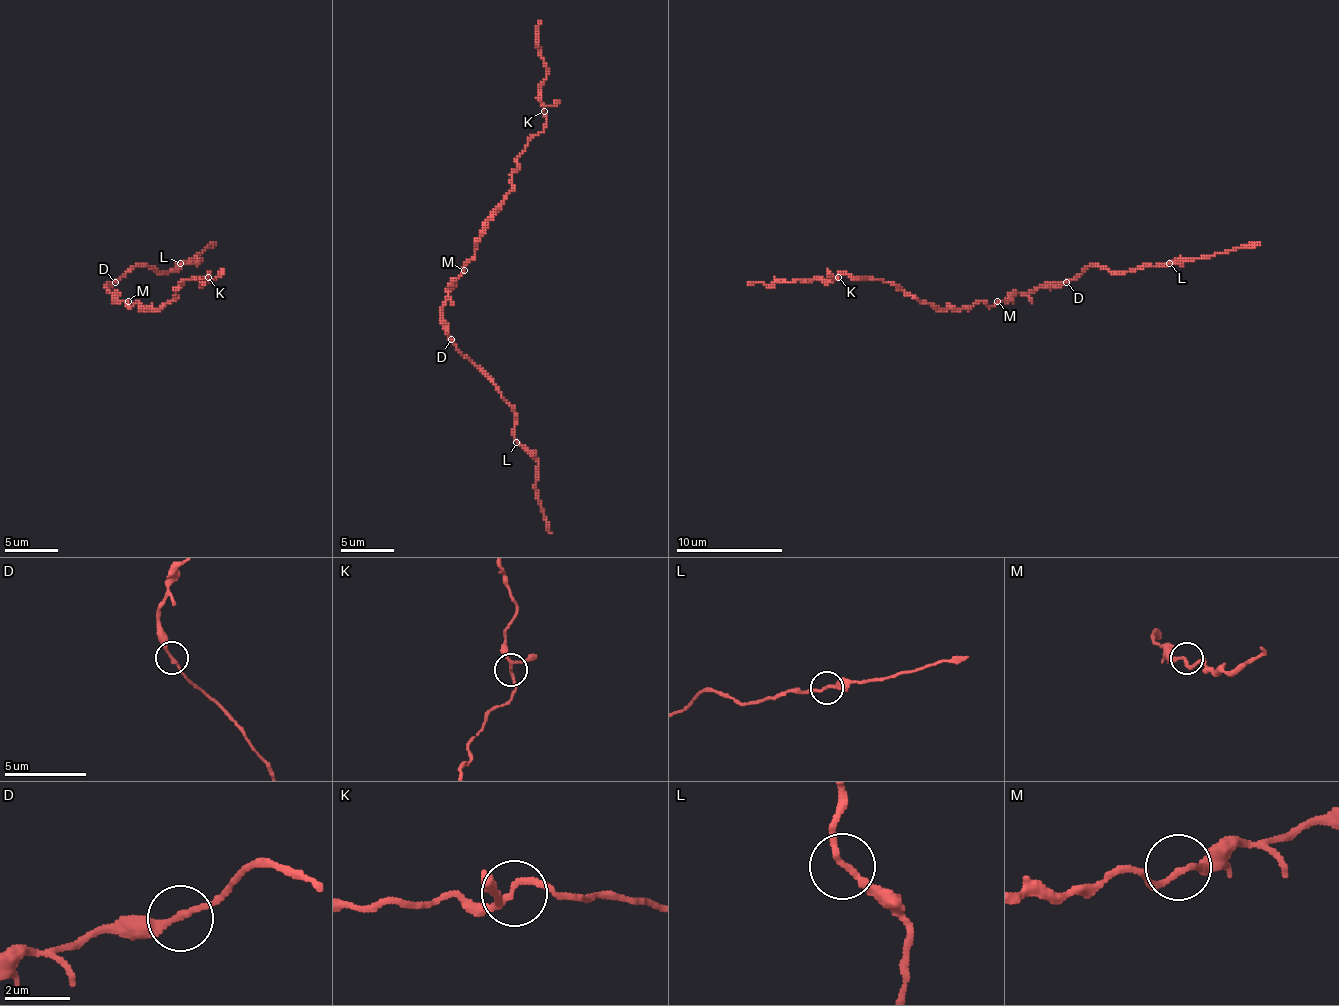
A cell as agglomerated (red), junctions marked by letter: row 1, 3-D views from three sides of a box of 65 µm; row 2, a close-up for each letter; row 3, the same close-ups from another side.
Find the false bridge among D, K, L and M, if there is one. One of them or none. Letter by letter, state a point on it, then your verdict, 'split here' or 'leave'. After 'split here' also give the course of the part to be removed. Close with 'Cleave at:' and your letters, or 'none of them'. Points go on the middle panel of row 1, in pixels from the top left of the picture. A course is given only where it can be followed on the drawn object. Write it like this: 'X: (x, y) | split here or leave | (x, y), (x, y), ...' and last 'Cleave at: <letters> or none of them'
D: (451, 339) | leave
K: (544, 111) | leave
L: (516, 442) | leave
M: (464, 270) | leave
Cleave at: none of them

